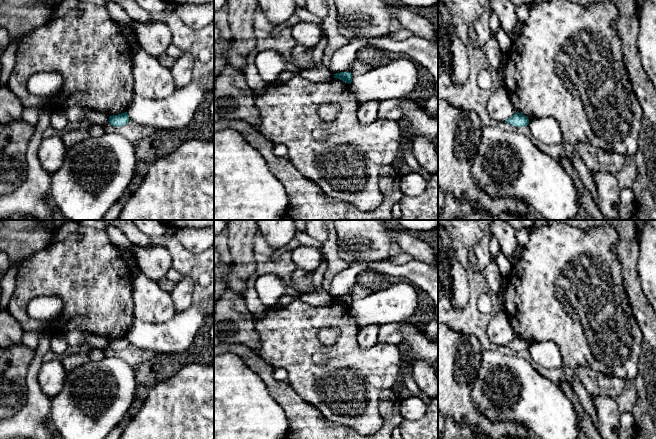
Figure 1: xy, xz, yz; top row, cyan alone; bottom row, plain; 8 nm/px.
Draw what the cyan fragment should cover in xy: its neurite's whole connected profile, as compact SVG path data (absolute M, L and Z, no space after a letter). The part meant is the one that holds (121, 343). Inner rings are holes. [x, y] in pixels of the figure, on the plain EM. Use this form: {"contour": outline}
{"contour": "M127 336L109 341L109 348L115 351L124 350L129 345L130 344Z"}

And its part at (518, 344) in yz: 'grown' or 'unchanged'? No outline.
unchanged

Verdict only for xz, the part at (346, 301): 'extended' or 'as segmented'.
as segmented

